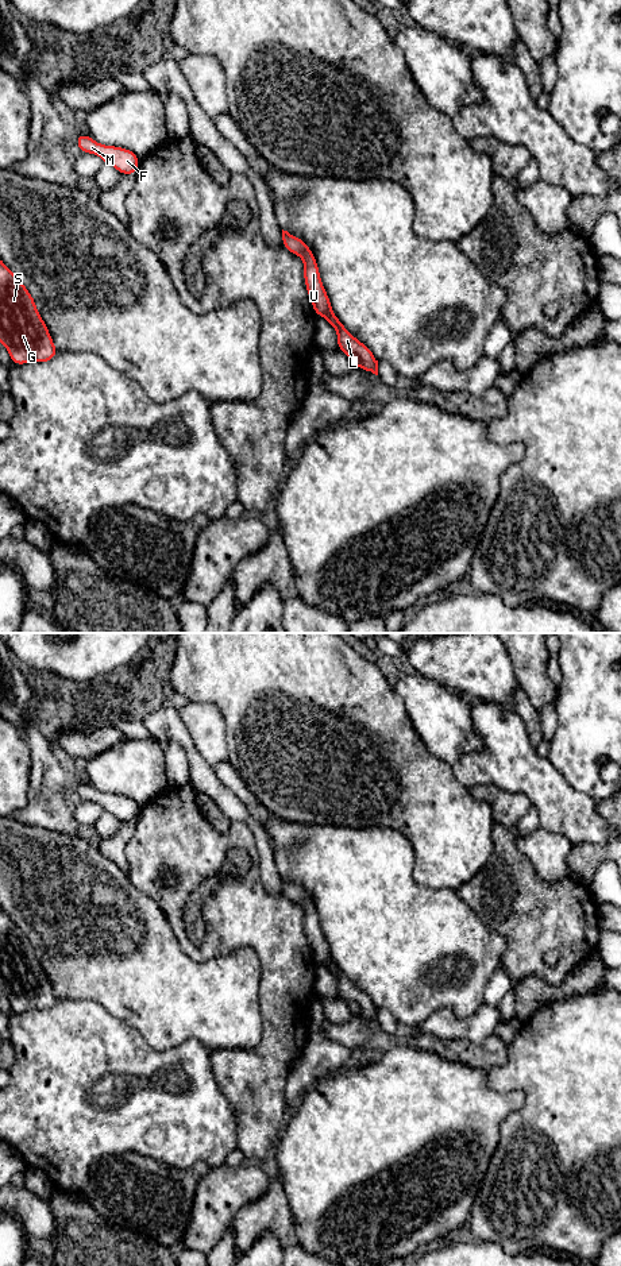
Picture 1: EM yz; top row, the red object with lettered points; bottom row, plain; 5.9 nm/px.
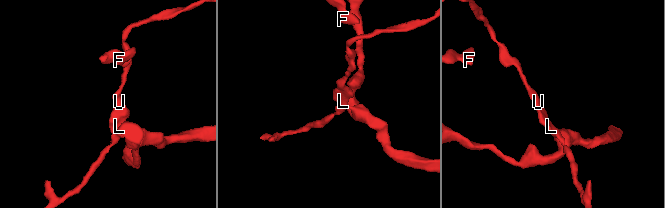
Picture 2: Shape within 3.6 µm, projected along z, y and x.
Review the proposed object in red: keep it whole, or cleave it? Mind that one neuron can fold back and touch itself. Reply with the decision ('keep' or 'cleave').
cleave

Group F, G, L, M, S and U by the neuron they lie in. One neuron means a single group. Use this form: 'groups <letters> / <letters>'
groups F G M S / L U

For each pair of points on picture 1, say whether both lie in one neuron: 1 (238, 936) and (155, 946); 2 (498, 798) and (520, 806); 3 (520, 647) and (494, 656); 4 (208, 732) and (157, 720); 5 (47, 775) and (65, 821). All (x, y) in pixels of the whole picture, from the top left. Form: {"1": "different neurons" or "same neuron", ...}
{"1": "different neurons", "2": "same neuron", "3": "different neurons", "4": "different neurons", "5": "same neuron"}

